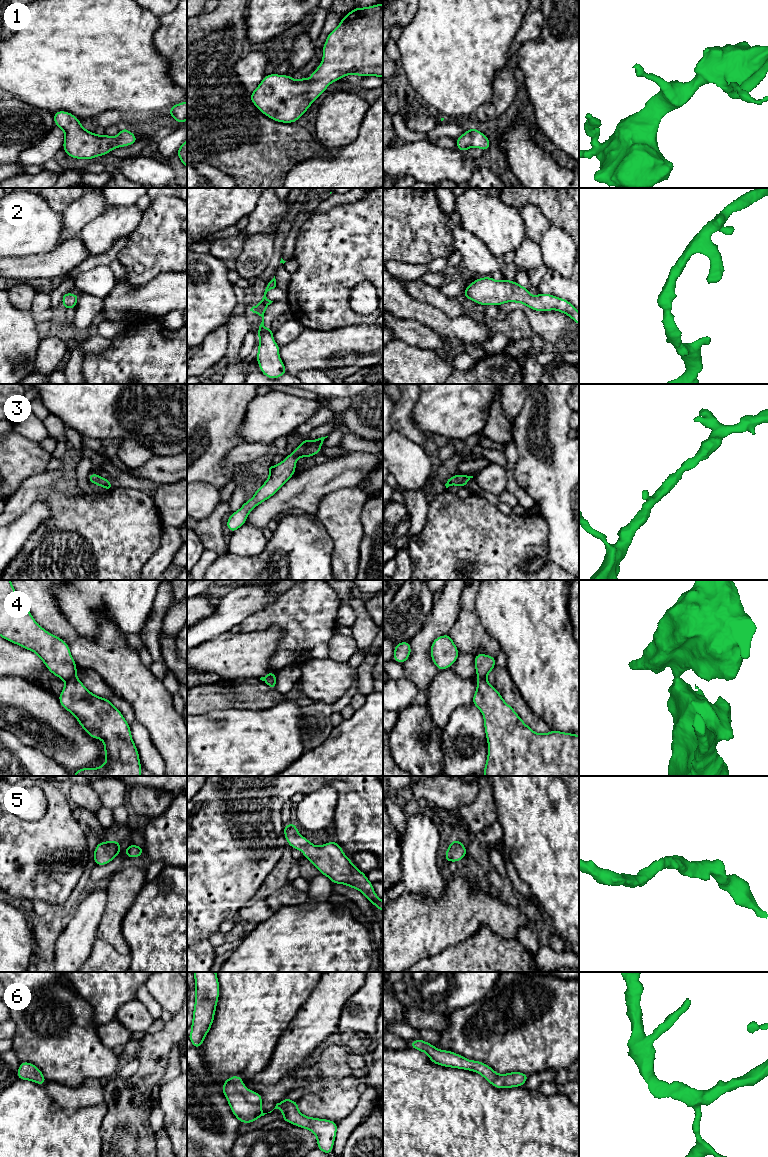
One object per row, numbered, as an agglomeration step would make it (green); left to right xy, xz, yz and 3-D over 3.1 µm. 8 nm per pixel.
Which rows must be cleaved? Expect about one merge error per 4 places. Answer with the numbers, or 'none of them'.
4

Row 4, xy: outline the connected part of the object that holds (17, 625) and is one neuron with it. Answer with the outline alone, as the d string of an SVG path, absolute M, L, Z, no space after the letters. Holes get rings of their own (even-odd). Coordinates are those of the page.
M0 580L0 637L36 653L47 669L65 682L76 676L77 665L66 641L47 632L35 621L19 599L11 580Z

